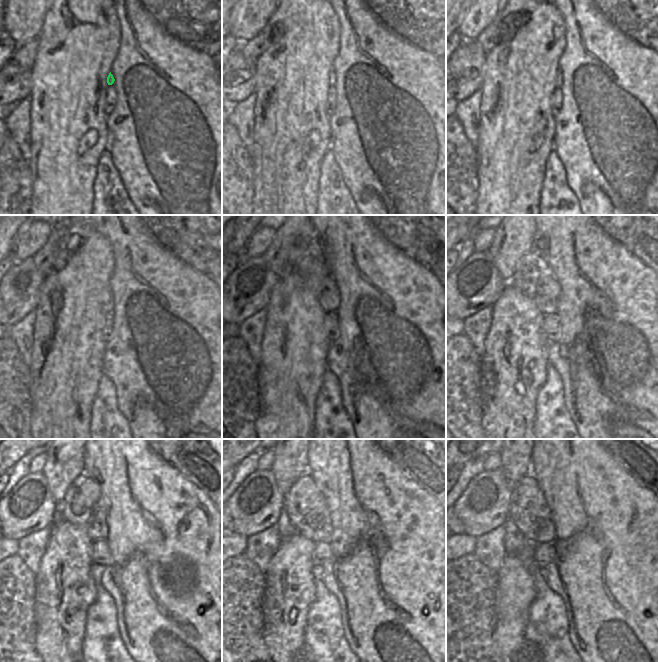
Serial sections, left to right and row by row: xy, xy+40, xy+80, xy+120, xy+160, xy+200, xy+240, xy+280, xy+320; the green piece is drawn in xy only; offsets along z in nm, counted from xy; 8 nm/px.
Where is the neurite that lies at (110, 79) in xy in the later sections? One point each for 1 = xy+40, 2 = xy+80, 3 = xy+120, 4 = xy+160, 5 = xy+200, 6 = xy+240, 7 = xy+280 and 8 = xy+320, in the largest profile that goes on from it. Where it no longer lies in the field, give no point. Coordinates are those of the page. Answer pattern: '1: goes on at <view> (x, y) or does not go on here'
1: goes on at xy+40 (332, 79)
2: goes on at xy+80 (558, 80)
3: goes on at xy+120 (108, 307)
4: goes on at xy+160 (315, 275)
5: goes on at xy+200 (534, 278)
6: goes on at xy+240 (84, 505)
7: goes on at xy+280 (305, 505)
8: goes on at xy+320 (528, 508)

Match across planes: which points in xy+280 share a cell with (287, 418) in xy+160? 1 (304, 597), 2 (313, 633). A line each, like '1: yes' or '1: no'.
1: yes
2: no

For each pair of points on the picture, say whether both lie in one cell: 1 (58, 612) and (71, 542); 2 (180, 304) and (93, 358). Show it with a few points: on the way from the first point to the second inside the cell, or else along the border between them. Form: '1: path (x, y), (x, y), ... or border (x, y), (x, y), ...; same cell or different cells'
1: path (63, 595), (68, 559); same cell
2: border (106, 342), (102, 373); different cells

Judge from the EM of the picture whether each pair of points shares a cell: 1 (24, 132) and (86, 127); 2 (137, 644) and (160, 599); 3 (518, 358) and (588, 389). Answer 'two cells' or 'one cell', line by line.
1: two cells
2: one cell
3: two cells

